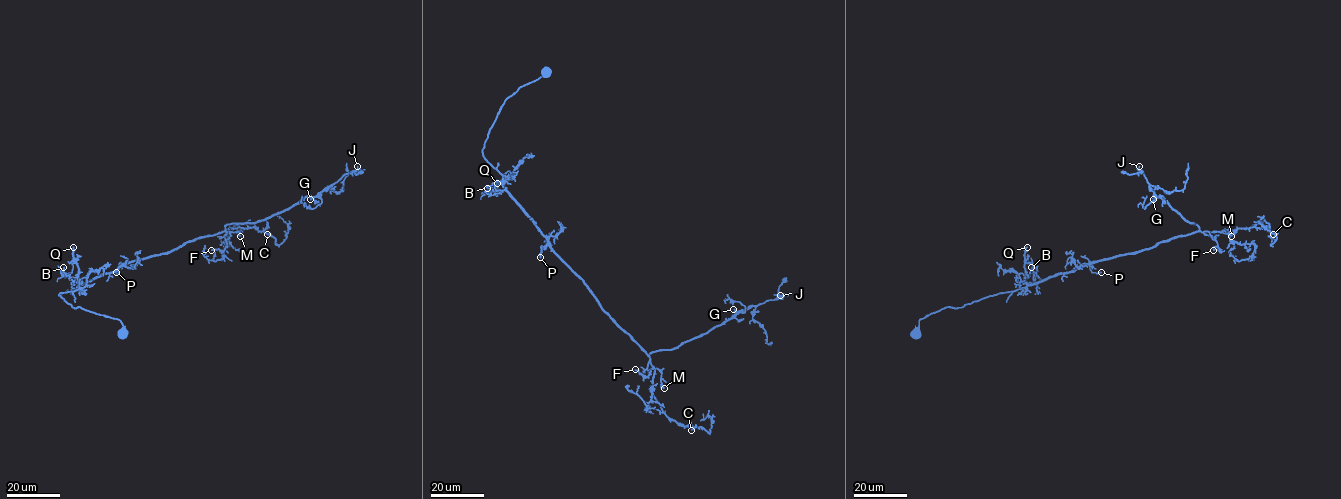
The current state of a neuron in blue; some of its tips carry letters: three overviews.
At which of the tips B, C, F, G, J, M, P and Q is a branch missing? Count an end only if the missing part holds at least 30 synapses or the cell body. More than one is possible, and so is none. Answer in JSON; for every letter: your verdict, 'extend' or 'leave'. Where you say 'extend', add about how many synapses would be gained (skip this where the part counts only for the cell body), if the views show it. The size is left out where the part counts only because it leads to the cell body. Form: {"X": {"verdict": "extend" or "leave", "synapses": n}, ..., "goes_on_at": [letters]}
{"B": {"verdict": "leave"}, "C": {"verdict": "leave"}, "F": {"verdict": "leave"}, "G": {"verdict": "leave"}, "J": {"verdict": "leave"}, "M": {"verdict": "extend", "synapses": 80}, "P": {"verdict": "leave"}, "Q": {"verdict": "leave"}, "goes_on_at": ["M"]}

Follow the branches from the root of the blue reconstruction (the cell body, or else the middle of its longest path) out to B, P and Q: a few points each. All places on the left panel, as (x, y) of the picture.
B: (124, 334), (124, 328), (118, 319), (73, 307), (59, 295), (79, 289), (78, 278), (67, 275), (63, 267)
P: (124, 334), (118, 319), (73, 307), (59, 295), (74, 291), (79, 285), (124, 265), (116, 272)
Q: (124, 334), (124, 328), (118, 319), (73, 307), (59, 295), (79, 289), (73, 247)

